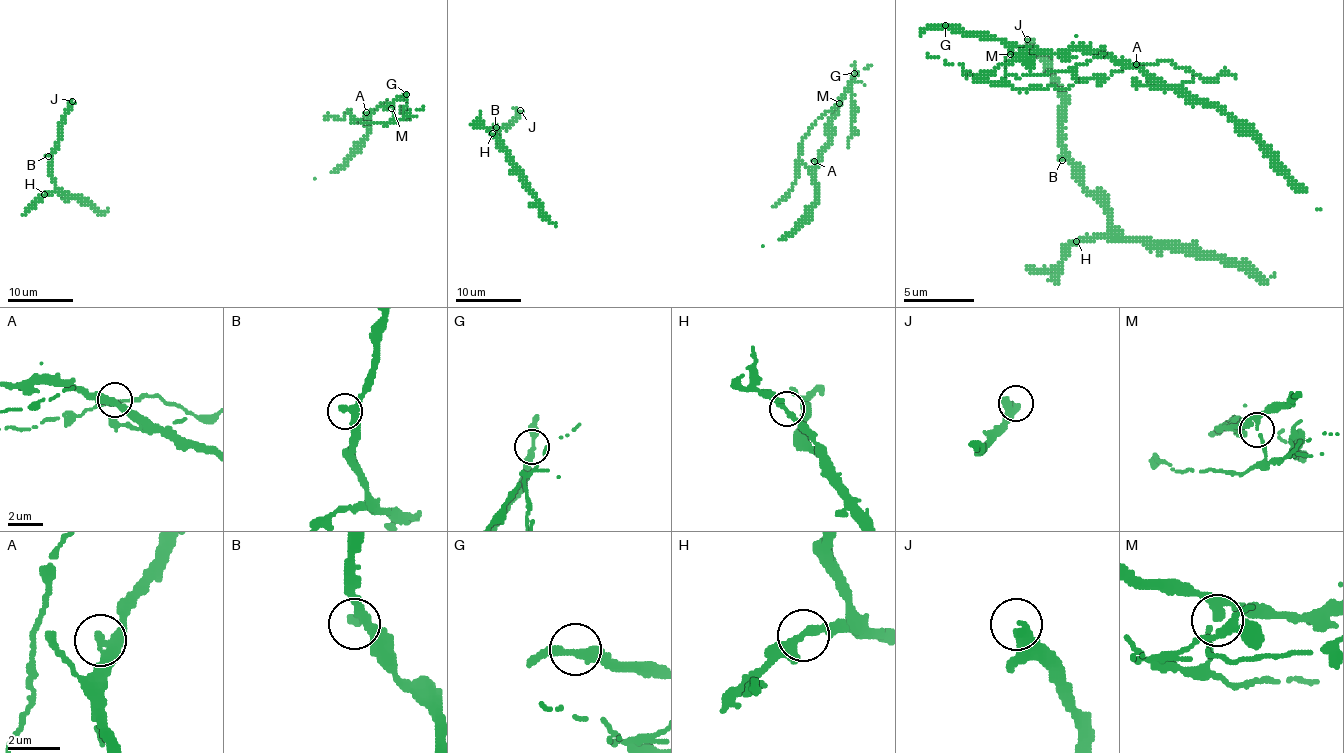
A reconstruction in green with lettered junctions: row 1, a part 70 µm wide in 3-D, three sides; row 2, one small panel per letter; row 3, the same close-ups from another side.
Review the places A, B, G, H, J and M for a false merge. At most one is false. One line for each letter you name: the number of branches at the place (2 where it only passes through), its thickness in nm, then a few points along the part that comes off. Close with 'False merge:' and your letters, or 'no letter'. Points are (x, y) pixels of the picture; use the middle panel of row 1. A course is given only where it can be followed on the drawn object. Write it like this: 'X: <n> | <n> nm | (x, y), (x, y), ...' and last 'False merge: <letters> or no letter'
M: 3 | 260 nm | (839, 102), (816, 120), (801, 142), (798, 178), (773, 207)
False merge: M

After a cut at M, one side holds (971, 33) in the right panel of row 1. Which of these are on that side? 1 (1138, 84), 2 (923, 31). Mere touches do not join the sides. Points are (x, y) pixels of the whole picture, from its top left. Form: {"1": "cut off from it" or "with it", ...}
{"1": "with it", "2": "with it"}

